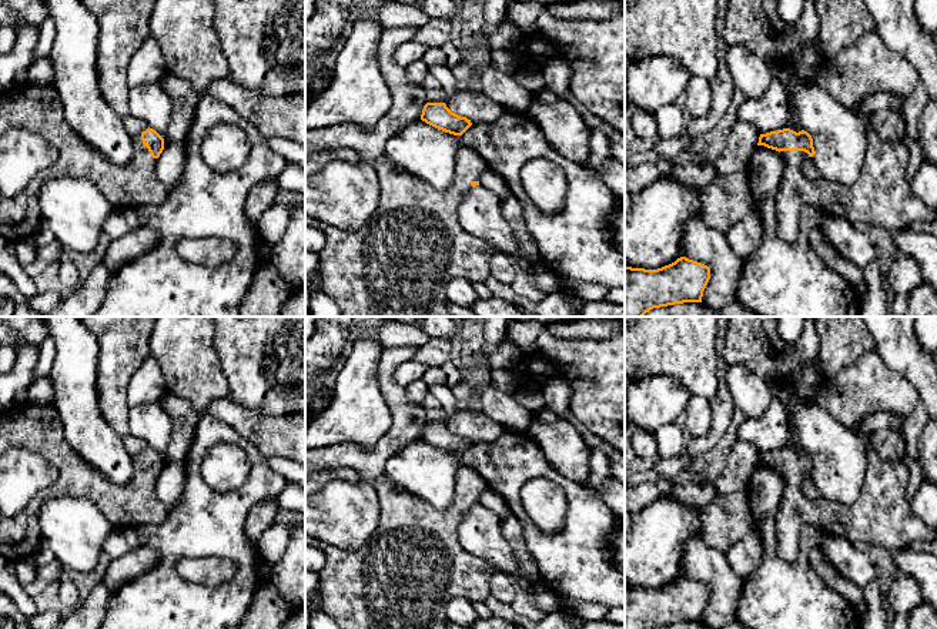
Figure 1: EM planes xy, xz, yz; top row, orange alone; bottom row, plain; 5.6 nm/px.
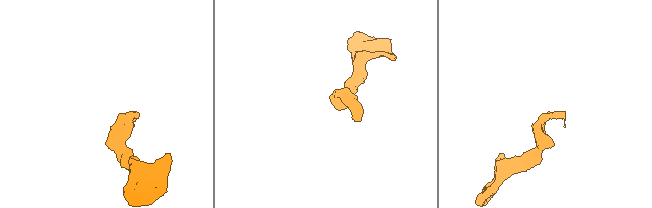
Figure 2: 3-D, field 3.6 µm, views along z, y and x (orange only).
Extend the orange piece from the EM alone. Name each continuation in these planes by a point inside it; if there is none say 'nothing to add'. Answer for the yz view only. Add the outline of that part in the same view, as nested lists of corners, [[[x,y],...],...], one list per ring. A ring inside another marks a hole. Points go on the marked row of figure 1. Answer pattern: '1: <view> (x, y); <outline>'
1: yz (882, 196); [[[869,126],[867,150],[863,168],[853,184],[839,184],[821,178],[816,183],[803,174],[804,151],[780,151],[784,161],[784,175],[776,198],[777,231],[783,240],[794,242],[799,231],[799,214],[803,204],[816,205],[829,215],[843,215],[853,224],[883,227],[889,231],[910,228],[916,221],[928,223],[937,213],[920,200],[911,190],[907,178],[908,150],[901,141],[886,141]]]

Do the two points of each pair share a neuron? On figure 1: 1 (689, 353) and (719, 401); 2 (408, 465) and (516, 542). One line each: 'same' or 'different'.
1: different
2: different

